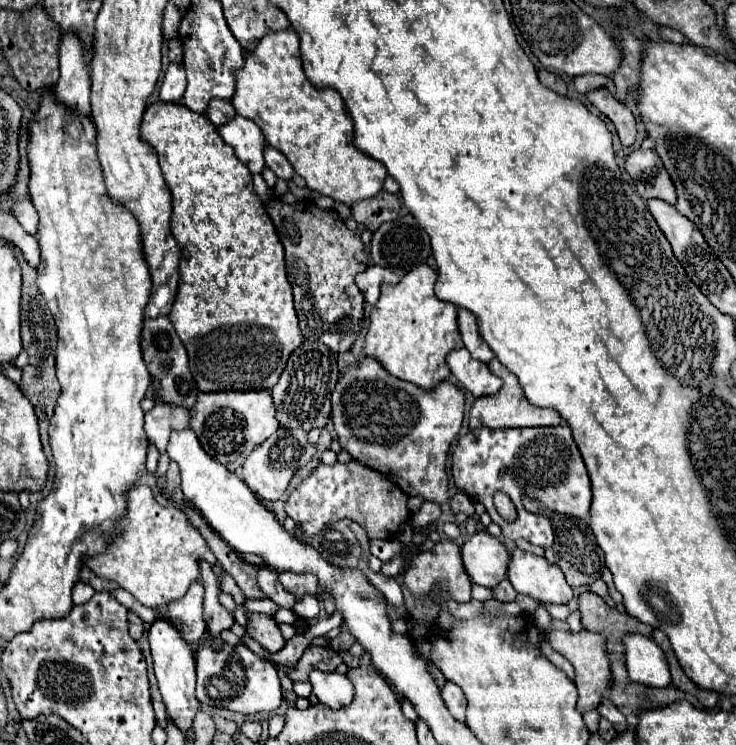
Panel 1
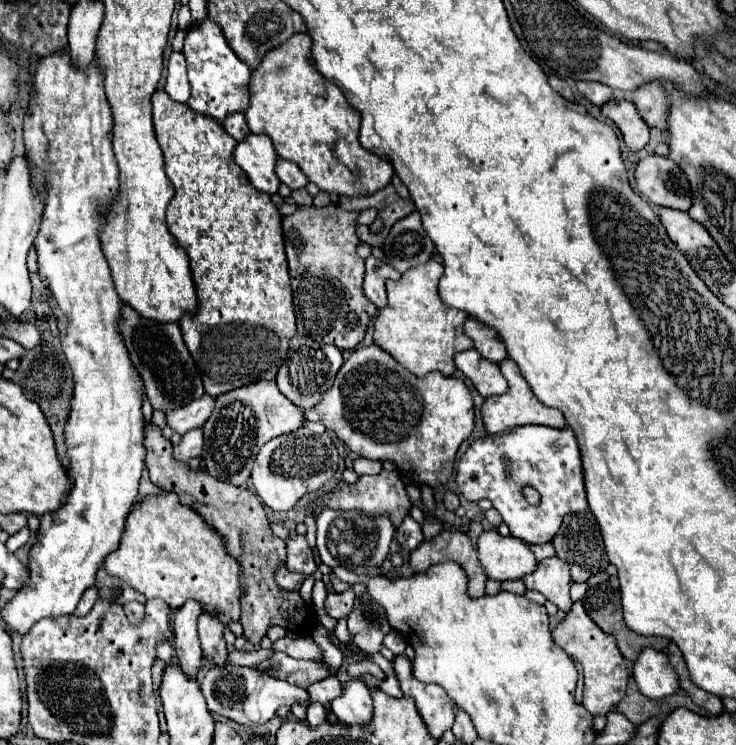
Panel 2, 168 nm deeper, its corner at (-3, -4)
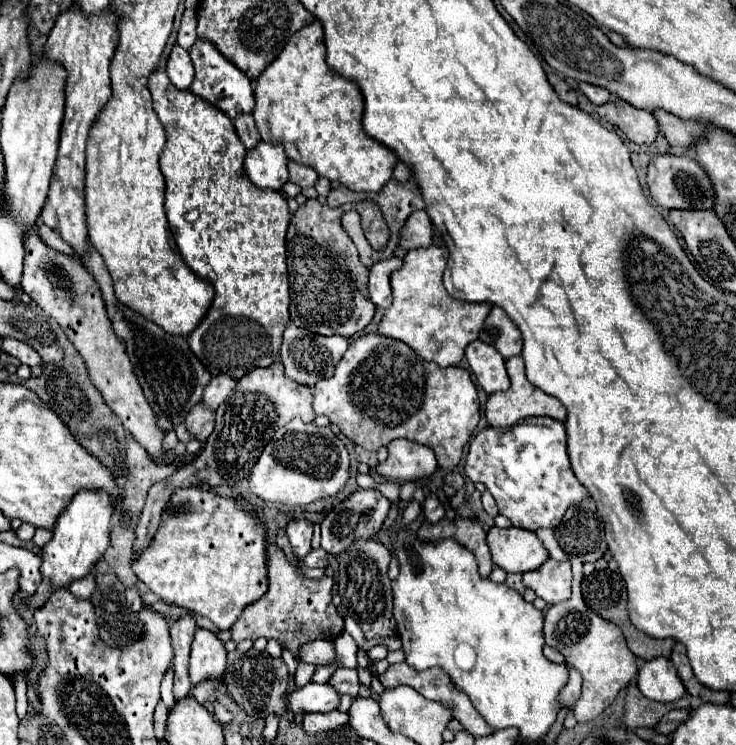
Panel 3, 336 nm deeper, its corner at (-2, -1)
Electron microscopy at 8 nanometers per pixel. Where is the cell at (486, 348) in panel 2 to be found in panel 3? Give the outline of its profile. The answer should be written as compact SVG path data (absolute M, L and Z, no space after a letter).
M501 307L491 309L491 313L481 329L479 339L489 345L495 345L495 349L505 359L519 355L523 349L521 331L515 327L515 323L511 323L511 317Z

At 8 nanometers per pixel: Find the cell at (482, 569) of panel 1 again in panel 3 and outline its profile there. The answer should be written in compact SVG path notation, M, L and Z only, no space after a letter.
M493 527L487 533L487 543L493 563L503 567L507 573L533 571L549 559L549 551L539 537L533 531L523 531L519 527Z

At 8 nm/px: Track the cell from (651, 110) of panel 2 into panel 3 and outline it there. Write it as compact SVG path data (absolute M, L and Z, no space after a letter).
M653 111L661 133L667 137L667 141L671 145L681 145L681 147L693 147L693 143L697 143L703 135L705 135L705 127L699 121L683 121L667 111Z

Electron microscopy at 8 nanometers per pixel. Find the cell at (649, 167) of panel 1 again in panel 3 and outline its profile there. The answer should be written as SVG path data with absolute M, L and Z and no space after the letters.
M657 155L649 163L647 185L651 189L653 201L665 209L711 209L715 205L715 191L707 171L689 157Z

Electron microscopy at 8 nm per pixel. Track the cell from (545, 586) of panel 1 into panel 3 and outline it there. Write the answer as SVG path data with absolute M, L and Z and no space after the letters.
M547 559L539 569L523 573L523 585L531 587L537 597L545 599L549 605L561 603L571 597L571 563L559 563L555 559Z

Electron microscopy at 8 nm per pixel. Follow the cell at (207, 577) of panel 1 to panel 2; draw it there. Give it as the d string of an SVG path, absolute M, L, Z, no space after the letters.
M206 610L200 614L198 620L198 634L202 642L204 658L212 658L216 666L226 664L226 640L224 640L226 626L216 618L216 614L208 614Z

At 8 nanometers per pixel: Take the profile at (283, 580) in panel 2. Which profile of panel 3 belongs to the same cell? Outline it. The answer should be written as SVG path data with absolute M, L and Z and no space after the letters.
M321 547L319 549L311 549L311 553L303 561L311 569L315 569L315 567L325 569L325 567L329 567L329 553L325 549L321 549Z

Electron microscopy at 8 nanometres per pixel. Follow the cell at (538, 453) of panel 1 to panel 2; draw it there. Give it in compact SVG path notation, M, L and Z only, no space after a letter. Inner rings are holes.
M518 426L500 434L476 438L458 462L458 490L464 498L480 502L490 500L504 518L510 534L526 544L552 542L566 514L588 512L586 486L582 476L582 458L576 436L570 428ZM504 458L510 460L510 472L504 470ZM532 486L540 492L540 506L530 506L520 488Z

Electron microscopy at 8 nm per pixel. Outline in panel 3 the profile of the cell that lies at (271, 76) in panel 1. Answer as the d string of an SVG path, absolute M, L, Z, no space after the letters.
M317 19L311 25L299 29L287 41L287 47L281 51L281 55L255 81L253 117L255 117L257 129L259 129L263 141L273 143L273 145L281 143L291 161L313 167L319 173L319 177L339 181L341 185L345 185L351 191L379 193L383 189L383 185L393 177L397 155L389 147L379 145L379 141L365 135L365 131L361 127L361 115L363 115L361 89L355 81L341 77L333 69L329 69L325 55L327 55L325 35L323 35L323 27Z

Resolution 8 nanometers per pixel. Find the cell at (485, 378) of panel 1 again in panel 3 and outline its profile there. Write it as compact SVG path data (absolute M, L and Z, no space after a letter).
M477 339L467 345L465 357L467 357L469 367L473 369L479 385L485 389L487 395L509 389L505 359L495 351L495 347Z

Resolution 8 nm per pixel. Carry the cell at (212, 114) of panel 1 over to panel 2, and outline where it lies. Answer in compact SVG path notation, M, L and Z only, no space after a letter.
M236 112L236 114L228 114L228 118L224 118L222 126L224 126L224 130L226 130L232 138L236 138L238 142L244 140L244 136L250 134L248 124L246 124L246 120L244 120L244 114L238 114L238 112Z

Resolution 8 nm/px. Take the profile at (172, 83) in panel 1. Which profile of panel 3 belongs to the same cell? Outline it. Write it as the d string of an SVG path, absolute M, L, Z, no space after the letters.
M175 45L171 55L169 55L167 75L169 75L171 83L177 89L189 89L193 79L195 79L195 67L193 67L193 63L189 59L189 53L179 45Z

